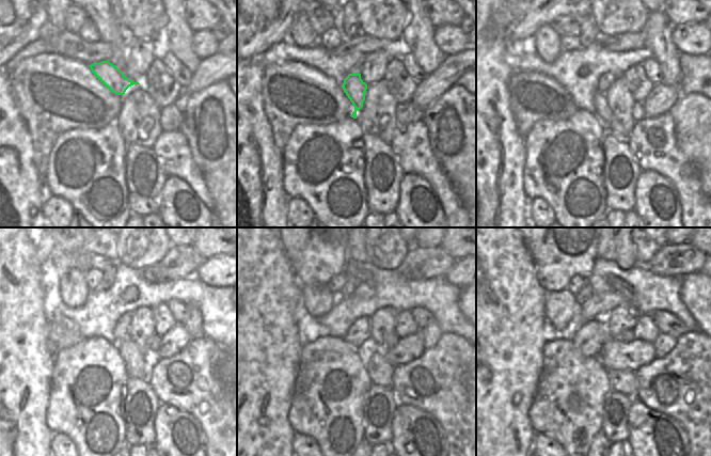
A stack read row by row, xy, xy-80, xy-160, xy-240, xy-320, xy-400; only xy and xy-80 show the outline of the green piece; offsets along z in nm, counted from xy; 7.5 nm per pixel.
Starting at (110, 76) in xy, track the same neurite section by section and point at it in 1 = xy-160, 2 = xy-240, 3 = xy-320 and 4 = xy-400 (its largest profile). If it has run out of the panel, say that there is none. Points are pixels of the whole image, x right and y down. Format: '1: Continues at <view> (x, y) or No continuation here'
1: Continues at xy-160 (602, 110)
2: Continues at xy-240 (139, 365)
3: Continues at xy-320 (380, 372)
4: Continues at xy-400 (625, 381).

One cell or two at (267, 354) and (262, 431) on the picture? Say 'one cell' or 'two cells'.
one cell

